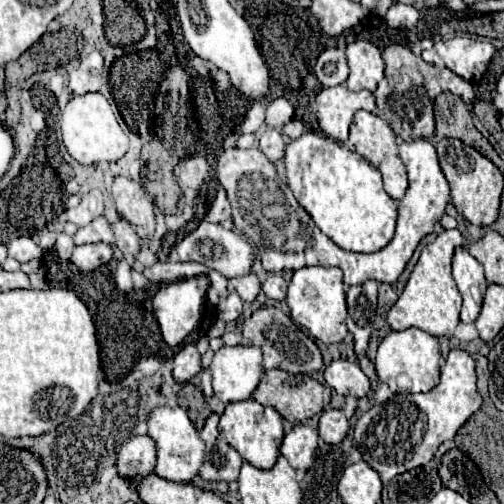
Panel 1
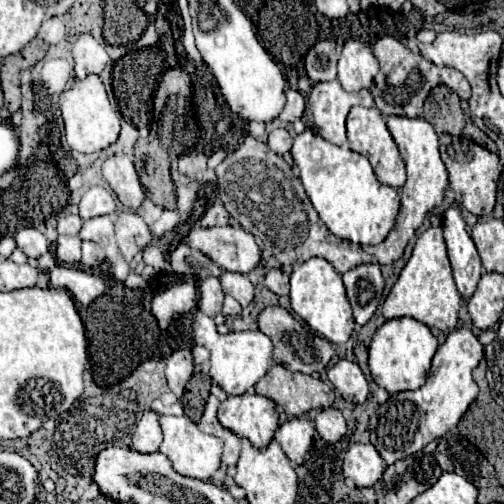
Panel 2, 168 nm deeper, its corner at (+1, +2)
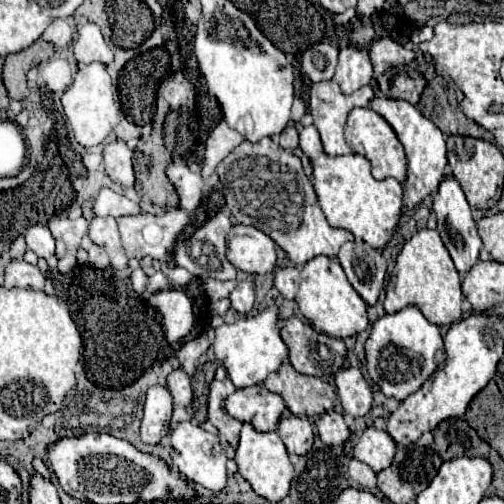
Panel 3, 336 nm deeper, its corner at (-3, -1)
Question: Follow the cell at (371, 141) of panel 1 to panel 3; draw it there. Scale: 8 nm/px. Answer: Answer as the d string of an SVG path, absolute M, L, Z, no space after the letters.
M370 107L352 109L348 115L348 125L346 125L344 135L346 135L346 143L350 145L350 149L358 155L364 155L372 163L372 175L376 179L392 177L400 183L406 181L406 155L404 155L402 143L398 141L394 129L382 115L378 115Z

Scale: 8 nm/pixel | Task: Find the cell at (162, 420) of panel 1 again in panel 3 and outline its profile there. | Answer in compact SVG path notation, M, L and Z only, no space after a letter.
M184 421L180 423L172 433L170 433L170 455L174 465L180 469L180 473L192 481L198 483L214 493L220 493L226 485L226 453L220 445L218 435L204 431L202 427L198 427L192 421Z

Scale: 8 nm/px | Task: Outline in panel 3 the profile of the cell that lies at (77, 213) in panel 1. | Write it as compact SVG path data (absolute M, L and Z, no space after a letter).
M102 189L94 201L94 213L100 217L122 217L122 215L138 215L142 213L140 205L136 201L130 201L128 197L112 191L112 189Z

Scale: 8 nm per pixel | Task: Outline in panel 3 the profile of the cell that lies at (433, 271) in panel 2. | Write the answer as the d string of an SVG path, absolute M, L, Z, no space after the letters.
M422 229L416 235L412 235L410 241L404 243L402 251L398 253L394 273L386 287L386 299L384 309L386 313L396 313L408 305L420 307L424 317L434 325L452 325L460 321L462 309L462 291L460 291L460 275L456 271L456 265L452 263L438 231Z

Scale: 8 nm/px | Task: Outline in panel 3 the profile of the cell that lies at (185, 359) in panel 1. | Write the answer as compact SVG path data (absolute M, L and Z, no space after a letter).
M174 369L168 375L168 389L174 397L174 415L170 421L170 431L180 423L192 419L192 387L190 377L184 373L184 369Z

